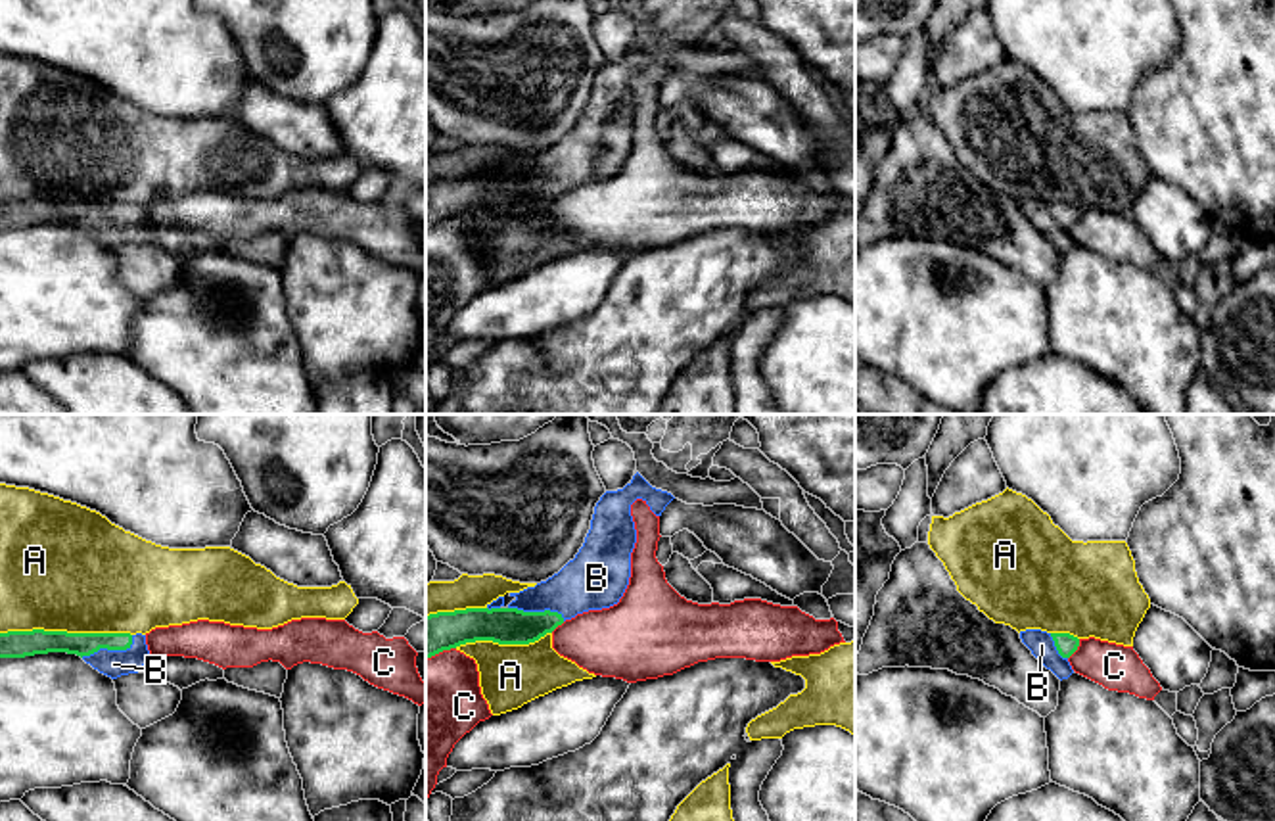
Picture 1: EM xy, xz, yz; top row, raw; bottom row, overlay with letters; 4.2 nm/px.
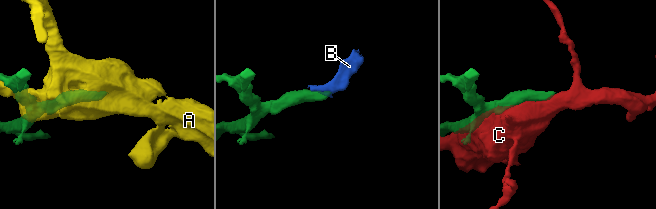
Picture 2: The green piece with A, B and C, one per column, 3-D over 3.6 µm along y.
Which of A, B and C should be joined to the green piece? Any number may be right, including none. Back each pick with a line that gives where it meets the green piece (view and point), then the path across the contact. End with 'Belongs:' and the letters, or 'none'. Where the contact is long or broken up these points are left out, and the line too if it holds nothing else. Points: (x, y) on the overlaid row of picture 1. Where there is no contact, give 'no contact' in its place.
B: contact xy (110, 649); way xy (52, 641), (110, 649), (114, 664)
Belongs: B

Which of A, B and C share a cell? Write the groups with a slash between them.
A / B / C

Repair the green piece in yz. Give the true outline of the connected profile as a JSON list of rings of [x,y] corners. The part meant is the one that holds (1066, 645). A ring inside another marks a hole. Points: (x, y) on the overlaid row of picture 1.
[[[1026,629],[1020,631],[1020,639],[1032,650],[1032,654],[1060,681],[1068,679],[1074,673],[1068,658],[1079,646],[1078,637],[1070,633],[1047,633],[1041,629]]]

